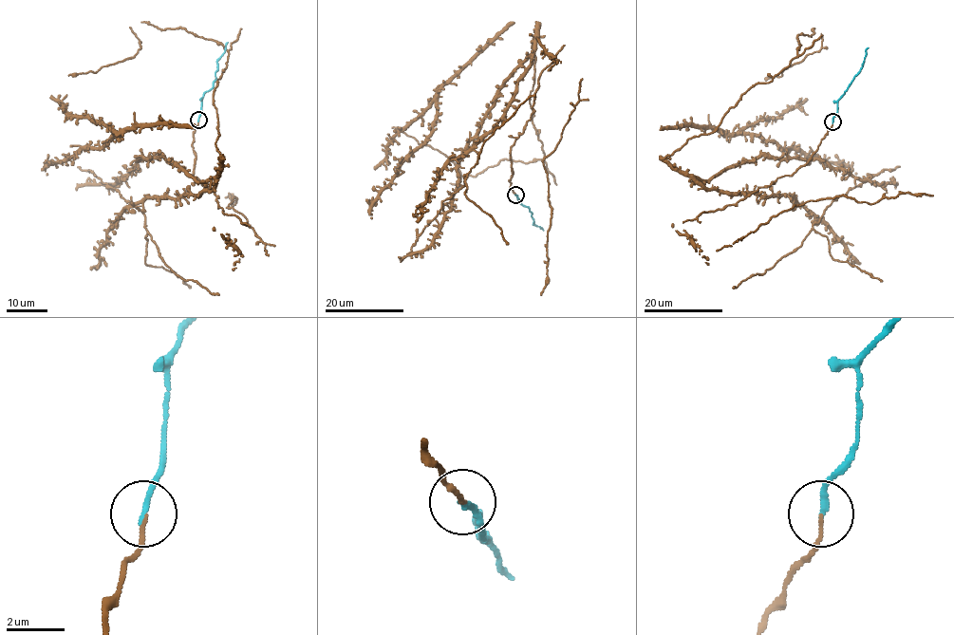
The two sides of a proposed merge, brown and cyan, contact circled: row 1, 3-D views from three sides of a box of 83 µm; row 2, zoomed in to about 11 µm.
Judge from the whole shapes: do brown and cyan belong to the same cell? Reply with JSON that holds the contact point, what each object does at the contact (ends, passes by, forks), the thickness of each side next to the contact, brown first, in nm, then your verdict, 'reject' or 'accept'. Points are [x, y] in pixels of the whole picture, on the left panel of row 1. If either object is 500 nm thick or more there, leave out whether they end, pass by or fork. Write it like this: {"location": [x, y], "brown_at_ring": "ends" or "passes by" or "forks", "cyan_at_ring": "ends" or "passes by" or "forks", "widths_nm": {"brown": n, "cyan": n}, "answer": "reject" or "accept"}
{"location": [198, 120], "brown_at_ring": "ends", "cyan_at_ring": "ends", "widths_nm": {"brown": 120, "cyan": 190}, "answer": "accept"}

